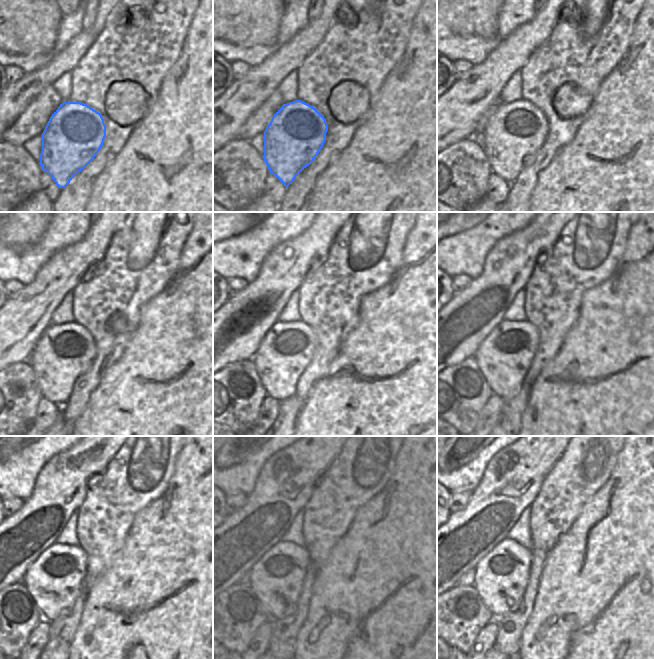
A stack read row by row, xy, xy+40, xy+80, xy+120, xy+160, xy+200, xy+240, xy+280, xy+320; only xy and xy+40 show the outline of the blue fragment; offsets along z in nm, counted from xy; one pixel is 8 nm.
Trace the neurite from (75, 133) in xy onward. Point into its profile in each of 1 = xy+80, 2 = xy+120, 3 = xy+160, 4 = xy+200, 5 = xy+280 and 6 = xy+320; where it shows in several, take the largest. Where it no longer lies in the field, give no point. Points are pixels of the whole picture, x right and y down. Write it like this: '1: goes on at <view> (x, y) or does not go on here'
1: goes on at xy+80 (517, 130)
2: goes on at xy+120 (63, 353)
3: goes on at xy+160 (284, 353)
4: goes on at xy+200 (504, 357)
5: goes on at xy+280 (277, 579)
6: goes on at xy+320 (501, 578)

